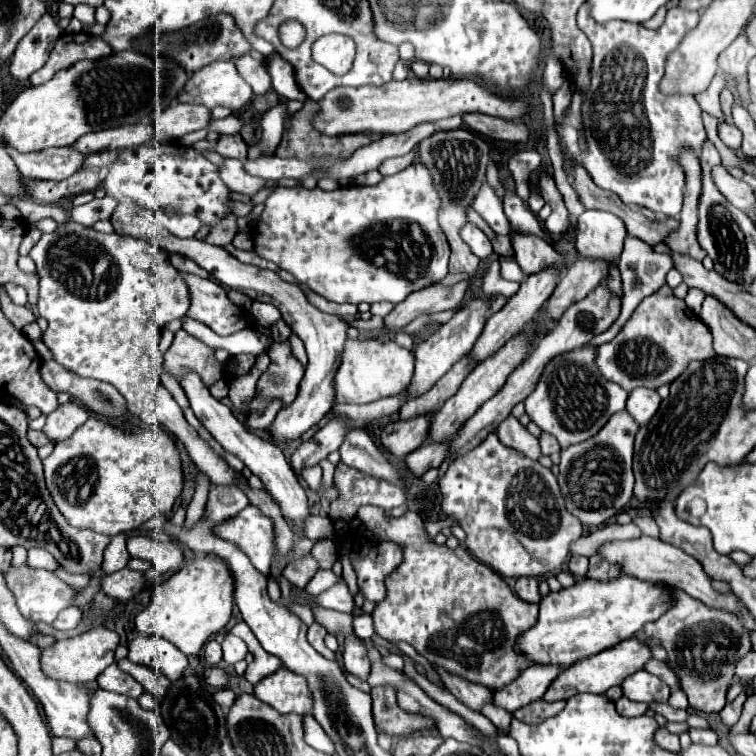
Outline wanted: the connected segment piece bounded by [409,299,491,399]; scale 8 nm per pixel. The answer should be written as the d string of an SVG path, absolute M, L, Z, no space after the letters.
M473 299L467 307L461 307L445 325L441 325L441 329L437 333L433 333L427 341L417 345L417 349L415 349L415 375L413 375L413 381L409 385L409 399L431 389L435 385L435 381L441 379L453 367L453 363L457 363L465 353L469 353L473 349L489 315L491 315L491 303L485 303L481 299Z

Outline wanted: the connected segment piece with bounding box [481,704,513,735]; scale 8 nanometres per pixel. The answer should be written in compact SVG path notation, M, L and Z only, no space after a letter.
M489 704L483 706L481 714L485 715L497 728L504 730L506 735L509 734L510 723L513 717L512 713L493 704Z

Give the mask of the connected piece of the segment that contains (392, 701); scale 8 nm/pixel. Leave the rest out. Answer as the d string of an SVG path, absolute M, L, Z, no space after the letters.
M389 685L373 687L371 697L373 697L373 715L375 715L377 731L385 731L391 737L395 737L395 735L409 735L409 733L415 733L415 731L431 729L435 725L427 717L405 713L397 705L395 689L389 687Z

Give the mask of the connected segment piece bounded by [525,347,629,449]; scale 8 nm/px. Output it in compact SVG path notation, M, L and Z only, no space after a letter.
M581 347L565 355L555 357L543 371L537 389L525 399L527 415L541 431L553 435L561 449L571 447L573 443L583 443L615 415L625 409L627 395L617 383L607 381L595 367L595 349Z

